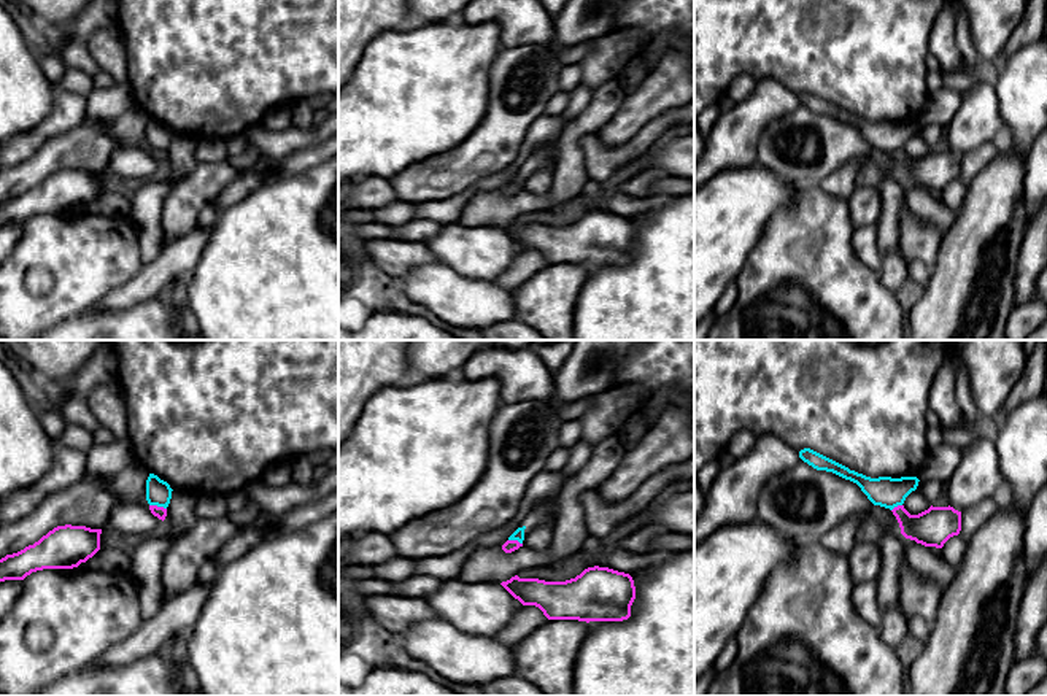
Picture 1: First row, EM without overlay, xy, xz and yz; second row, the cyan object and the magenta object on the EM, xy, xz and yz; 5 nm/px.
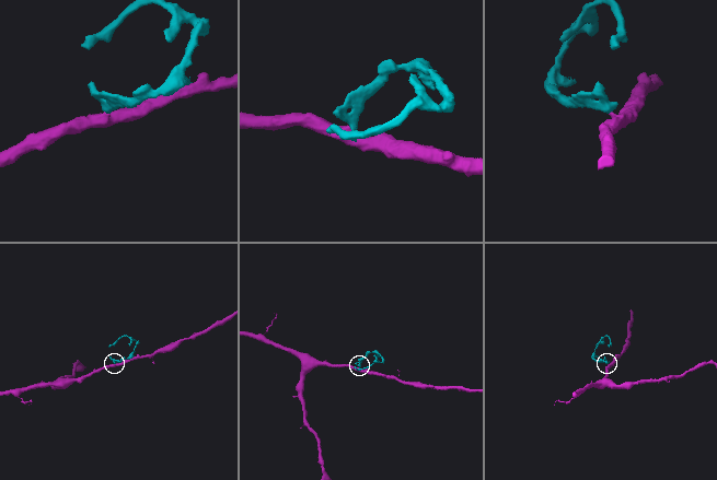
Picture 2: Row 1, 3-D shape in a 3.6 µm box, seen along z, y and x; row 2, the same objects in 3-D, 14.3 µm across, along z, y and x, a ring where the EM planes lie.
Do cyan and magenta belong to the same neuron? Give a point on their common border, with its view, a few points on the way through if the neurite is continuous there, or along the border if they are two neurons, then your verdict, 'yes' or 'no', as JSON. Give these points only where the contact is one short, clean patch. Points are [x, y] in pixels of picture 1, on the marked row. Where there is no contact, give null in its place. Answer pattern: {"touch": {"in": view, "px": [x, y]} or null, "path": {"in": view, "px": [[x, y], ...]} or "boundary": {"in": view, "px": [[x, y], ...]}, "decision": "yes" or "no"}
{"touch": {"in": "xy", "px": [158, 506]}, "boundary": {"in": "xy", "px": [[150, 504], [166, 509]]}, "decision": "no"}

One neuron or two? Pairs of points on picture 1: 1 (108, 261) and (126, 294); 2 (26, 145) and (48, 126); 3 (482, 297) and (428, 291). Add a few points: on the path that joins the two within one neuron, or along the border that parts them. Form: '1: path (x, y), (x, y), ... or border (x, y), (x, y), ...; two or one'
1: border (145, 264), (126, 283), (108, 291), (91, 307); two
2: path (30, 140), (43, 131); one
3: path (469, 297), (452, 297), (440, 291); one

